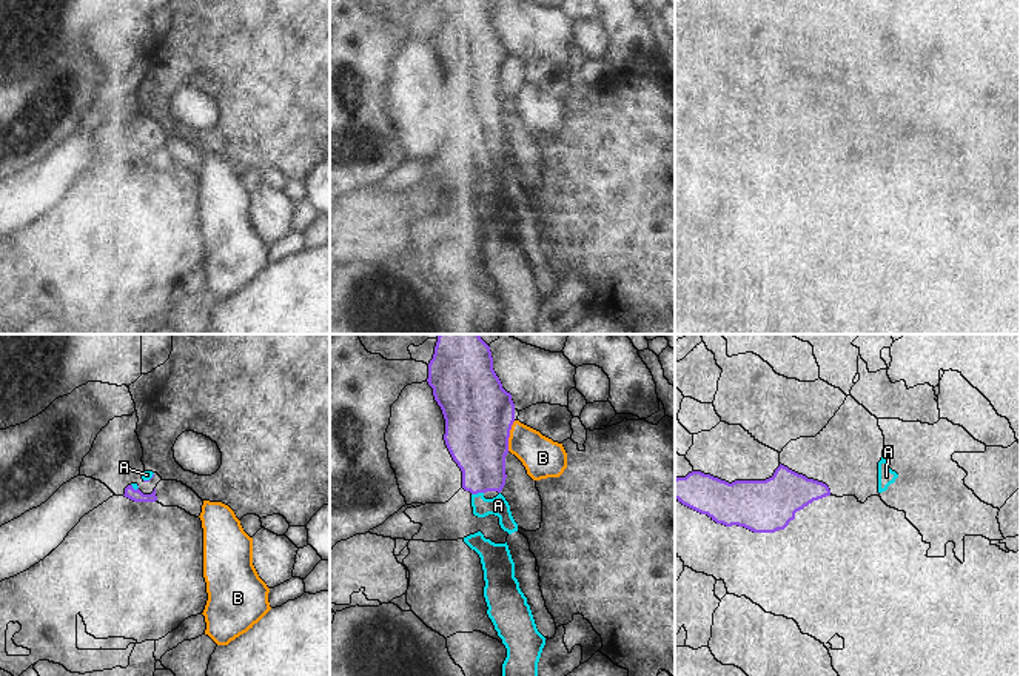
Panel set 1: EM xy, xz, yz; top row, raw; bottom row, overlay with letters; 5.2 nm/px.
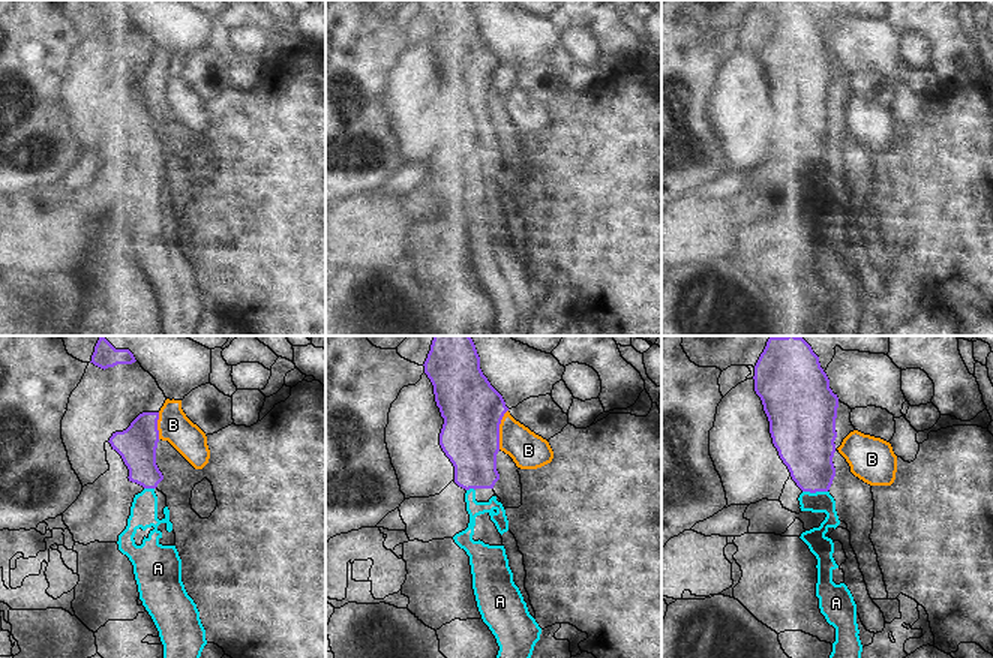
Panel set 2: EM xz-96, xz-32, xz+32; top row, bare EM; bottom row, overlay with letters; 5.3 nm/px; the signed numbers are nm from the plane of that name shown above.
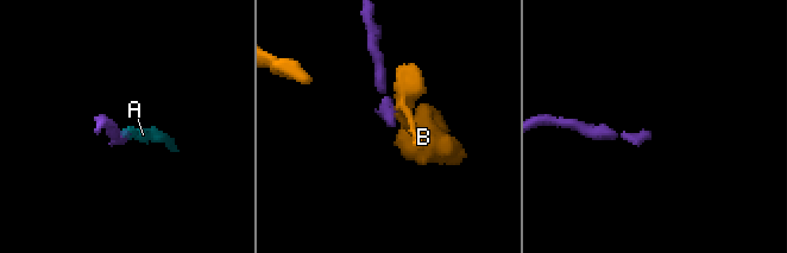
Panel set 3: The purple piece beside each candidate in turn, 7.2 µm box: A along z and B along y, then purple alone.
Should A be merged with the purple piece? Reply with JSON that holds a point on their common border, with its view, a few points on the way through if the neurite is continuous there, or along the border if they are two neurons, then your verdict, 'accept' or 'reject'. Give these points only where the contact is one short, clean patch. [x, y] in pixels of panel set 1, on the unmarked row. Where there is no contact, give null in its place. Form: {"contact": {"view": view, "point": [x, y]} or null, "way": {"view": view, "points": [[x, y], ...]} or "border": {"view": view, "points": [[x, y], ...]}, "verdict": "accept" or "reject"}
{"contact": {"view": "xz", "point": [476, 148]}, "way": {"view": "xz", "points": [[478, 100], [476, 148], [487, 160], [498, 160]]}, "verdict": "accept"}

